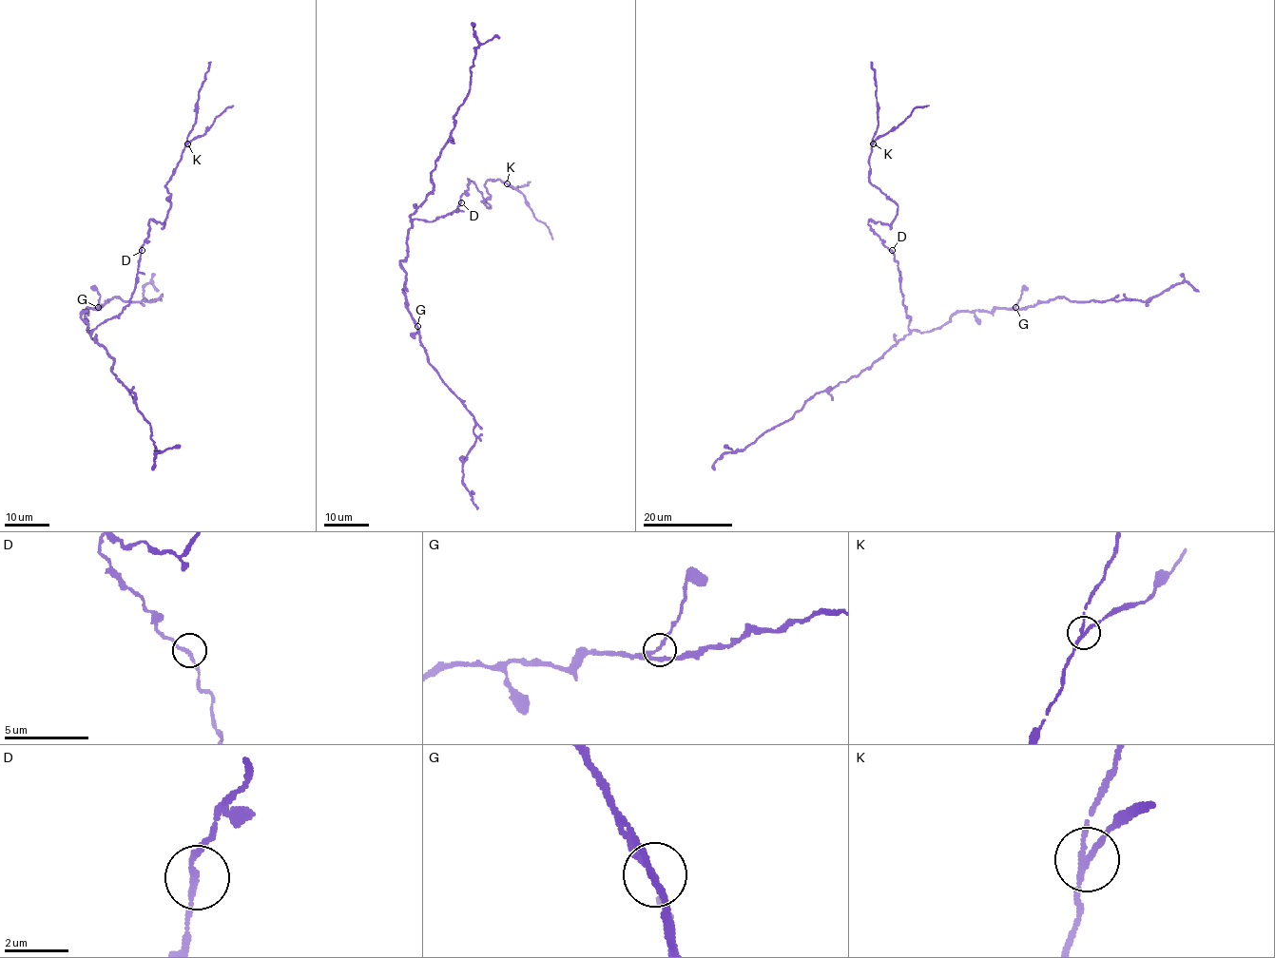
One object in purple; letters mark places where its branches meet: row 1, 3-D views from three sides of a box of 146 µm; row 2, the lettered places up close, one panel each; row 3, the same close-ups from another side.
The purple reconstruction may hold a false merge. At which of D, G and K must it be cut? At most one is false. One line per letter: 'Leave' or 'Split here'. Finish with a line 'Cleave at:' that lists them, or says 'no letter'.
D: Leave
G: Leave
K: Split here
Cleave at: K

